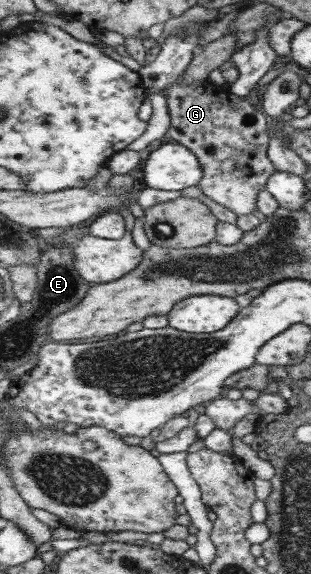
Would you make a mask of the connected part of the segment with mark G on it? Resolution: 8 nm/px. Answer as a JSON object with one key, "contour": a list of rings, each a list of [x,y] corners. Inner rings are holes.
{"contour":[[[183,74],[167,89],[168,108],[171,114],[168,134],[174,142],[183,144],[198,156],[201,166],[204,167],[204,178],[200,183],[204,195],[234,211],[238,216],[251,215],[255,209],[258,209],[259,193],[266,189],[269,177],[275,175],[276,167],[267,157],[267,147],[271,141],[271,137],[267,135],[269,117],[255,104],[249,102],[249,99],[232,92],[231,88],[207,81],[200,85],[198,83],[186,85],[181,77]]]}

